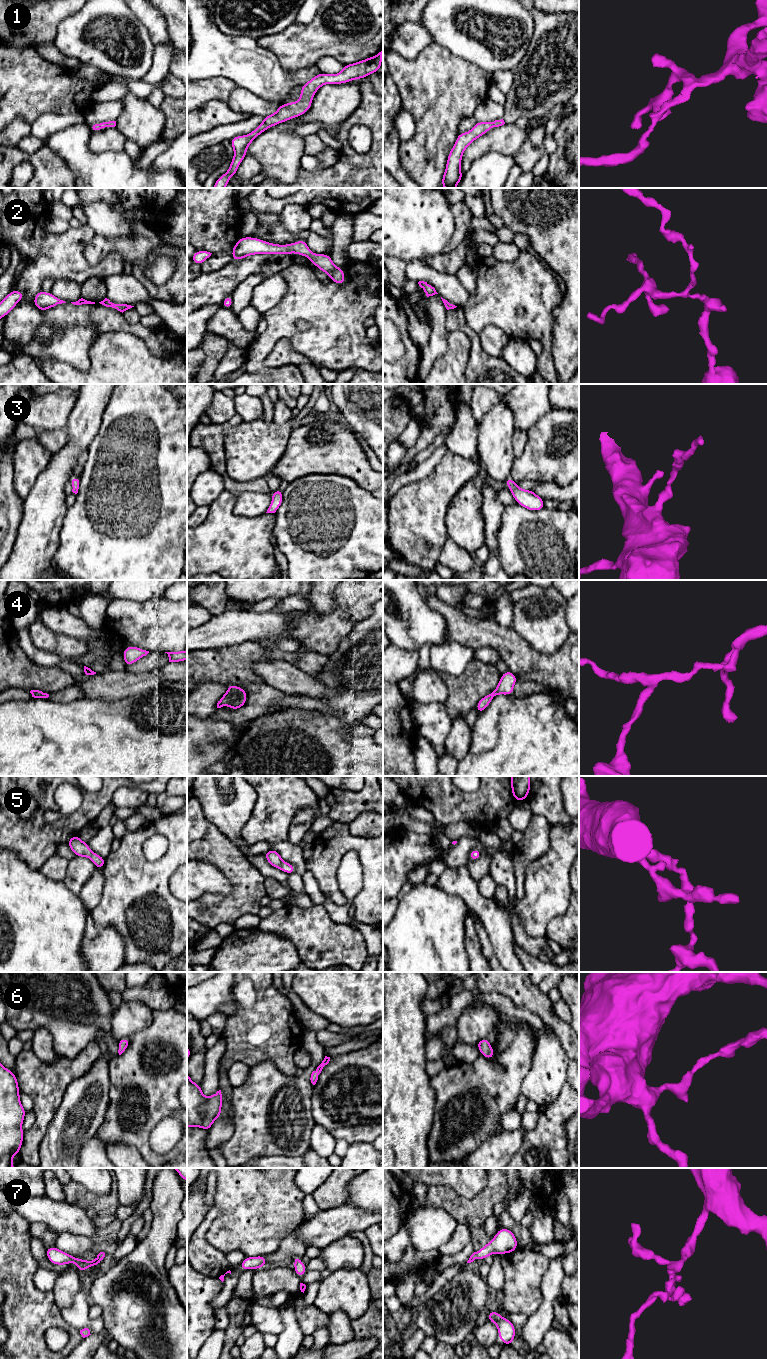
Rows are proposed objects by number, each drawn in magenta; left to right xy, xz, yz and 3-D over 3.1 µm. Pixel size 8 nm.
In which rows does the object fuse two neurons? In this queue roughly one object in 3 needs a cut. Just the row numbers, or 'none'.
none

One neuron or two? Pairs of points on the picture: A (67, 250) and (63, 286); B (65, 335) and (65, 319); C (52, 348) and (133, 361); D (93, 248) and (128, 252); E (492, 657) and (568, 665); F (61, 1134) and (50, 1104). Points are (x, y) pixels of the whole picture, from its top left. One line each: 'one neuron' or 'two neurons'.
A: two neurons
B: two neurons
C: two neurons
D: one neuron
E: two neurons
F: two neurons

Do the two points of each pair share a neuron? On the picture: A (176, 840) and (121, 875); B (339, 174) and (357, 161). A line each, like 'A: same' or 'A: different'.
A: same
B: same

